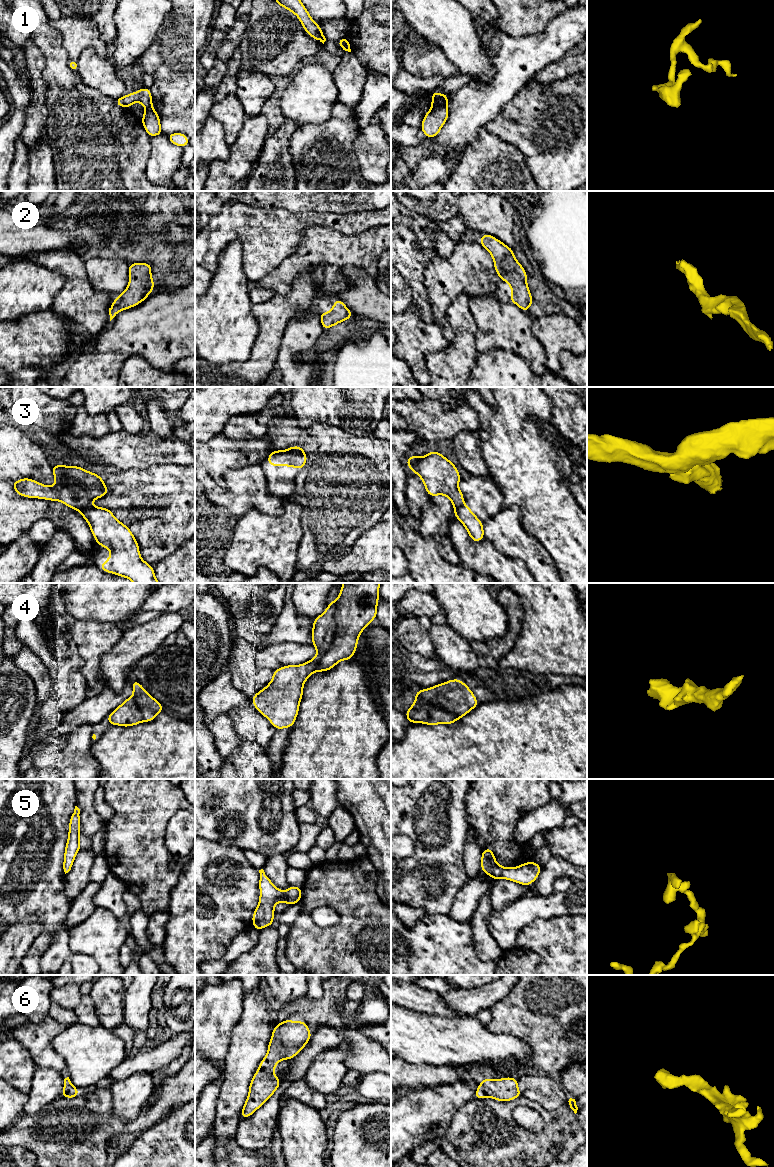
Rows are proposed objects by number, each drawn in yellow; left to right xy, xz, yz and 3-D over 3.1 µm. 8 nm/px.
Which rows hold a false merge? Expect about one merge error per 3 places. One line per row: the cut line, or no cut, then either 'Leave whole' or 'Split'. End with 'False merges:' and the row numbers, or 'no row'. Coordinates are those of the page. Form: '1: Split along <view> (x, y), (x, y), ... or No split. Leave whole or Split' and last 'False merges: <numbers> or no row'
1: Split along yz (446, 105), (434, 105), (432, 107). Split
2: No split. Leave whole
3: Split along xy (89, 503), (77, 510). Split
4: Split along xz (334, 602), (335, 636), (330, 648), (322, 657), (315, 670). Split
5: No split. Leave whole
6: No split. Leave whole
False merges: 1, 3, 4

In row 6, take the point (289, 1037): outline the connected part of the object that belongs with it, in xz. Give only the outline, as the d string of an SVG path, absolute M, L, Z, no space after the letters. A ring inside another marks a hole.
M284 1020L276 1024L268 1044L268 1052L259 1064L242 1108L241 1118L246 1119L259 1109L279 1088L281 1081L274 1075L275 1065L294 1058L308 1043L312 1035L304 1021Z

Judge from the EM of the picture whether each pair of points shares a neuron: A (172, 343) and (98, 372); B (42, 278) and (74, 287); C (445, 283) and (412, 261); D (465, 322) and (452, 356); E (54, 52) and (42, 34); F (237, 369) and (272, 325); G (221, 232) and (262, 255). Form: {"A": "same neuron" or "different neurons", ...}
{"A": "same neuron", "B": "different neurons", "C": "different neurons", "D": "same neuron", "E": "same neuron", "F": "same neuron", "G": "same neuron"}

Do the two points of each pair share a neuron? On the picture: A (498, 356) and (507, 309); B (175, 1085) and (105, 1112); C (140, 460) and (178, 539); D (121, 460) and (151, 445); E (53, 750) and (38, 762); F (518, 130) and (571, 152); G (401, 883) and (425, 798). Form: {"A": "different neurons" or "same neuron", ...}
{"A": "different neurons", "B": "same neuron", "C": "different neurons", "D": "same neuron", "E": "same neuron", "F": "same neuron", "G": "same neuron"}

